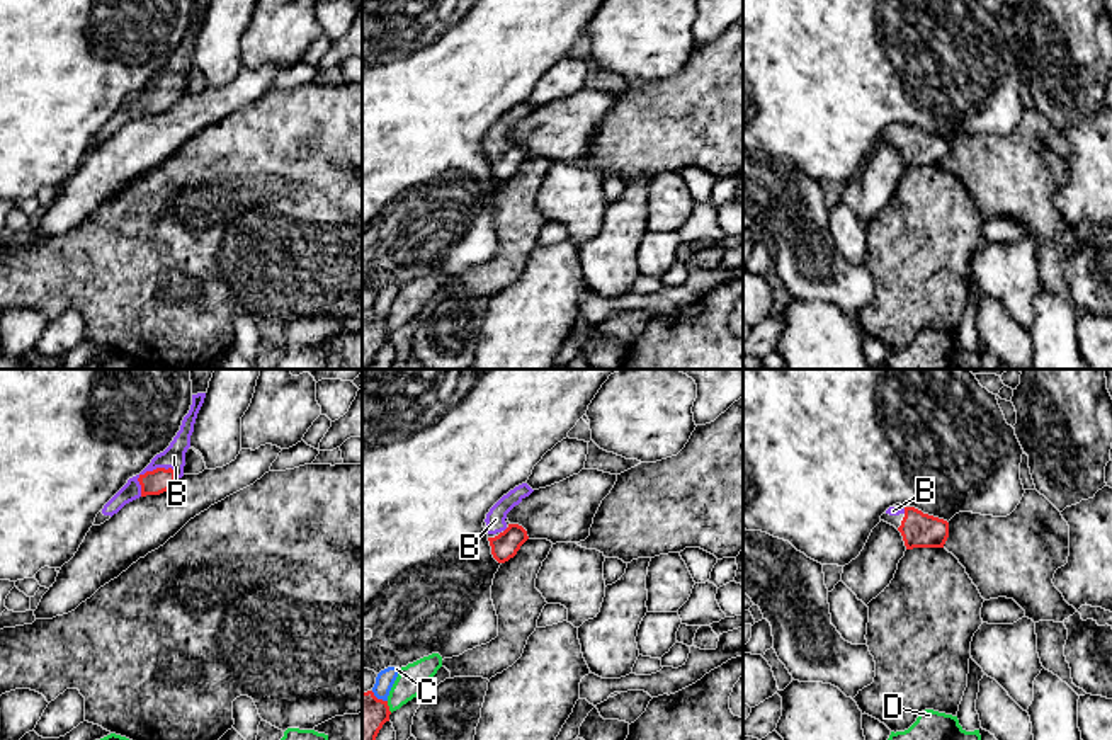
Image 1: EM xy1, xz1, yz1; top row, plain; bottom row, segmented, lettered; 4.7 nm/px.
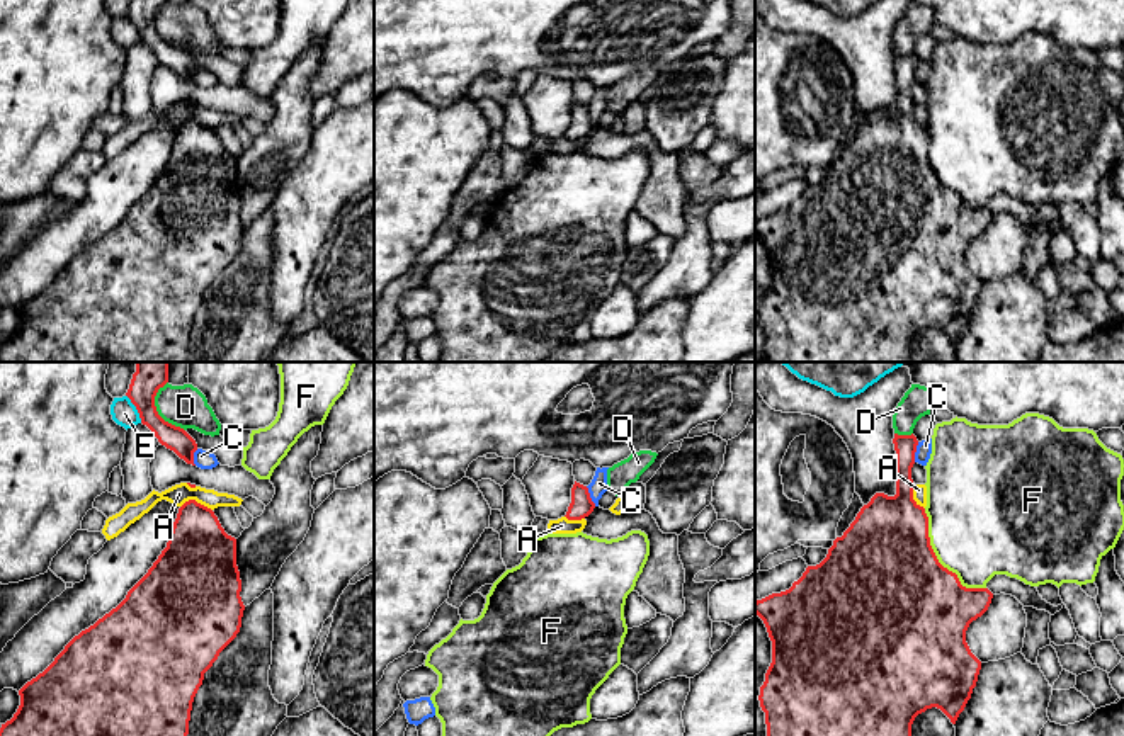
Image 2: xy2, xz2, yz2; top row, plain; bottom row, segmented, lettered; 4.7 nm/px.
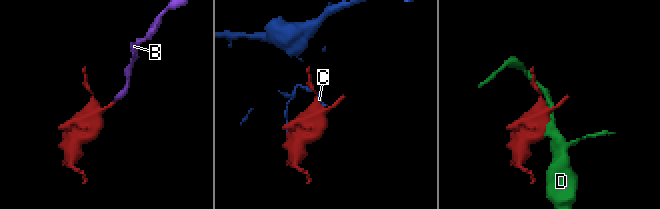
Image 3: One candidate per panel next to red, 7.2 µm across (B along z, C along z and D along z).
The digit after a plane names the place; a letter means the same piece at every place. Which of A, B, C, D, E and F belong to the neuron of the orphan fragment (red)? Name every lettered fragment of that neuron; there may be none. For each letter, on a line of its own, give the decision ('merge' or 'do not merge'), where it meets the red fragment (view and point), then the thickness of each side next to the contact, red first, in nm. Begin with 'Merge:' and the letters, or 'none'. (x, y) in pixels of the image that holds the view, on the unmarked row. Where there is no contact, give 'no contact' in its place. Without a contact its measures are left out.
Merge: B
A: do not merge; contact xy2 (194, 119); calibres 320 and 90 nm
B: merge; contact xy1 (150, 91); calibres 120 and 110 nm
C: do not merge; contact xz2 (589, 116); calibres 110 and 80 nm
D: do not merge; contact xy2 (155, 29); calibres 130 and 200 nm
E: do not merge; contact xy2 (136, 28); calibres 130 and 120 nm
F: do not merge; contact yz2 (937, 179); calibres 500 and 480 nm

